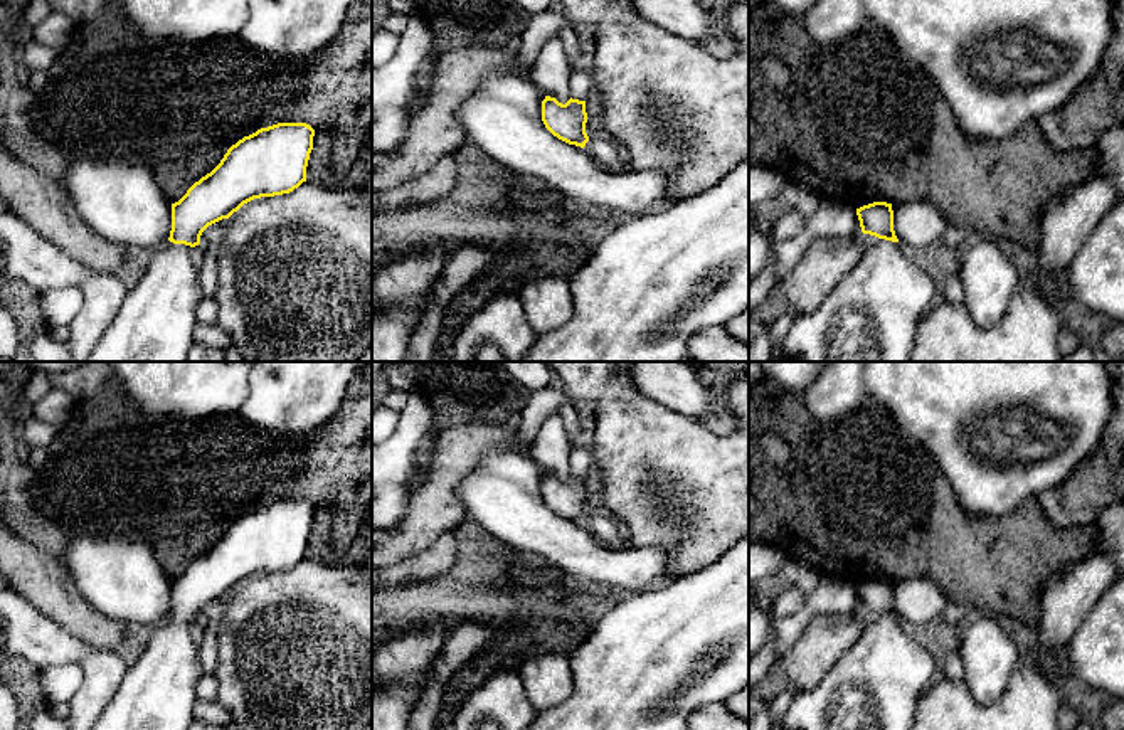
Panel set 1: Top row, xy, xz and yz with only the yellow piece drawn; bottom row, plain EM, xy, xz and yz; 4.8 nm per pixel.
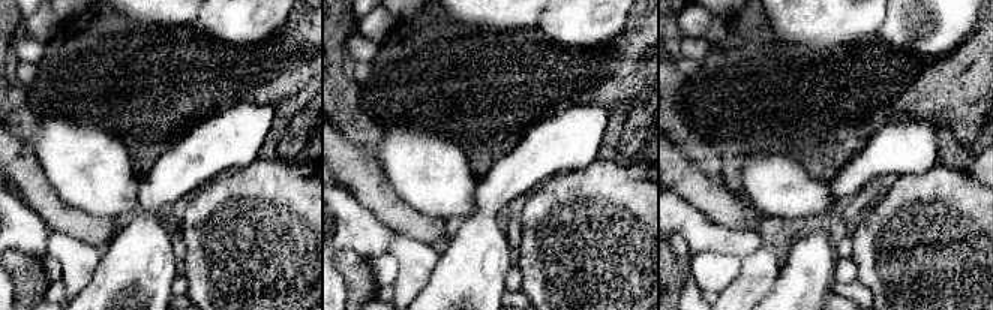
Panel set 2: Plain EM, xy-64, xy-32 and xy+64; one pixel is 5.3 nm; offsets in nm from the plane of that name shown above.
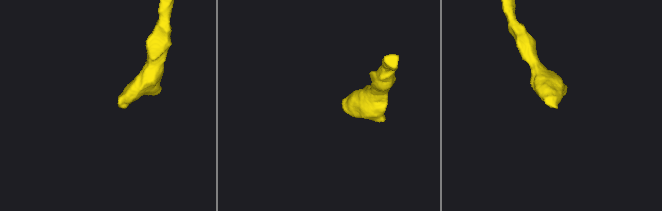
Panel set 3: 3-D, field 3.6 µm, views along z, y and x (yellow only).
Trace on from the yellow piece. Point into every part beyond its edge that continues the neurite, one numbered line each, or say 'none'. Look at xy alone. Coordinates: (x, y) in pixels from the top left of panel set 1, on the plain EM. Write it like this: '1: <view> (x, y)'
1: xy (159, 692)

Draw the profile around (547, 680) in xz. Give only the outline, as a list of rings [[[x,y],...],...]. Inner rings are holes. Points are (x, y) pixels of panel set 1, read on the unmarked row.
[[[564,654],[525,659],[517,673],[535,711],[562,705],[574,691],[574,674]]]

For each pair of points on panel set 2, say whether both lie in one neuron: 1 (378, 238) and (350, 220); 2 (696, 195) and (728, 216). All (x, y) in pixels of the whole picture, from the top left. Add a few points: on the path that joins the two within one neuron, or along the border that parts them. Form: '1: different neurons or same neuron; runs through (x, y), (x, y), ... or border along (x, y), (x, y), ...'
1: same neuron; runs through (371, 237), (357, 228)
2: same neuron; runs through (704, 195), (720, 208)

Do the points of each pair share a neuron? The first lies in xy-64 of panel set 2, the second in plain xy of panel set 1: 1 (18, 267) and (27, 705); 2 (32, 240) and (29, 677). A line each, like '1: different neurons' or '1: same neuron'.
1: same neuron
2: different neurons

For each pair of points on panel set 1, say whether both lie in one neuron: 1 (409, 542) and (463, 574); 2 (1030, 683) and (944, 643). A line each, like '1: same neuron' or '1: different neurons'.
1: different neurons
2: different neurons

